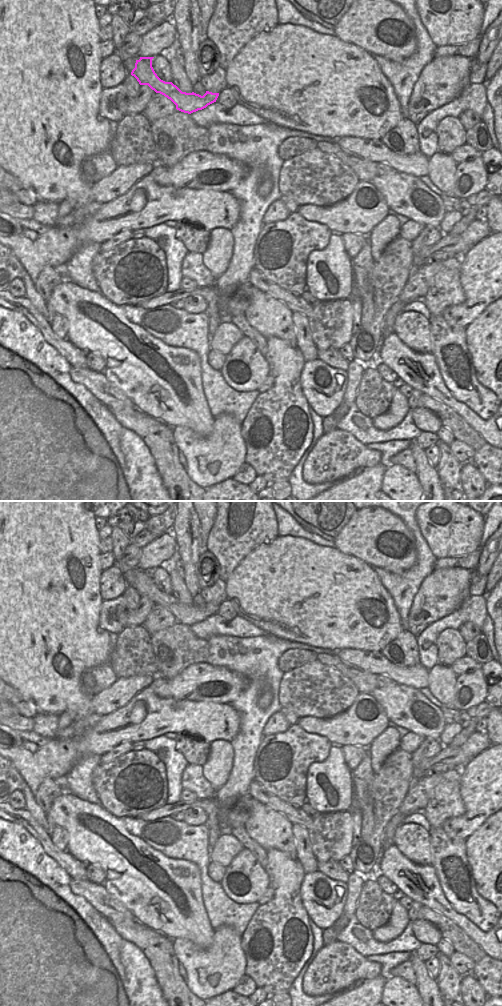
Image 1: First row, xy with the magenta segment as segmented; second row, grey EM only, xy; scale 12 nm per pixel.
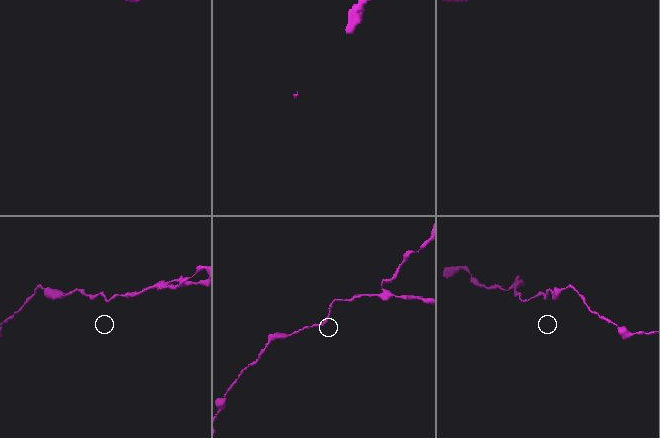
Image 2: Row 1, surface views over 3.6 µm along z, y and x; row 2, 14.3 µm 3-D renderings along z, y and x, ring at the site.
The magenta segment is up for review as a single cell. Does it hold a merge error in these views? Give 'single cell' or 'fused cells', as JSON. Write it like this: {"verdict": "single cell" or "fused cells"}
{"verdict": "single cell"}

